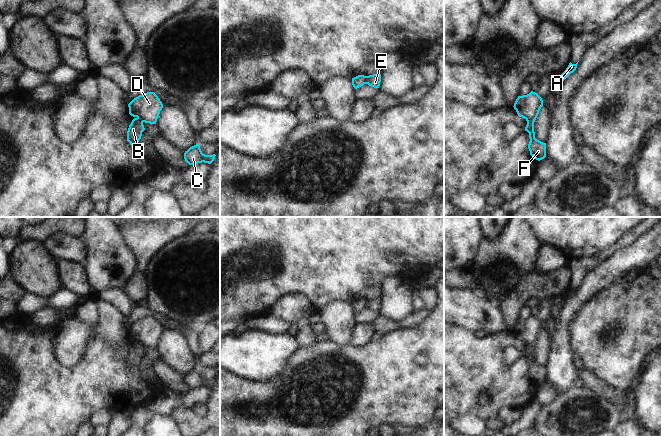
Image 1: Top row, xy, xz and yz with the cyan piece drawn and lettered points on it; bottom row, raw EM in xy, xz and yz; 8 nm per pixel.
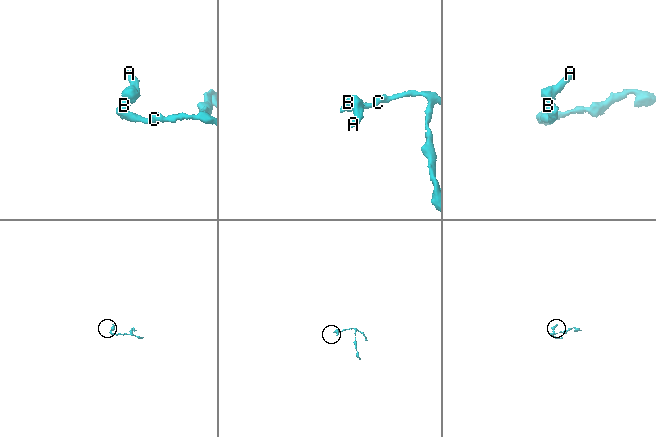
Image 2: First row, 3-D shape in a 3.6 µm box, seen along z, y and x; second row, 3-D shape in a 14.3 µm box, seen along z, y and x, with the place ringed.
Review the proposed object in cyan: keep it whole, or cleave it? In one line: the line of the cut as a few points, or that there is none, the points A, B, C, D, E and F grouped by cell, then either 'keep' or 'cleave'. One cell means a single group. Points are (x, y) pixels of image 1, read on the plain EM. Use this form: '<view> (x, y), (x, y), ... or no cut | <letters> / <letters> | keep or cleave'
xz (367, 300), (365, 307) | A D E / B C F | cleave

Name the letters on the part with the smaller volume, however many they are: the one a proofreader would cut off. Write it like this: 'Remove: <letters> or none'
Remove: A, D, E

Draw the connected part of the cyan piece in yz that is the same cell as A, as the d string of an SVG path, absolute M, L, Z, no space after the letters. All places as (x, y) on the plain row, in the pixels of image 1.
M571 286L569 287L568 291L566 292L566 294L559 300L559 304L561 305L561 307L571 298L573 297L576 292L577 292L577 288L572 288Z

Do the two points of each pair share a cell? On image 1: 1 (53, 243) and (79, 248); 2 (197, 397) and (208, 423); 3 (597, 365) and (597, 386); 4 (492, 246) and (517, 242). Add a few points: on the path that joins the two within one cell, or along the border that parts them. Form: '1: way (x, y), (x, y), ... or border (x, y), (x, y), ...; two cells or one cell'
1: way (59, 244), (73, 248); one cell
2: border (209, 394), (204, 402); two cells
3: border (585, 367), (596, 377), (617, 390); two cells
4: way (498, 246), (511, 244); one cell

